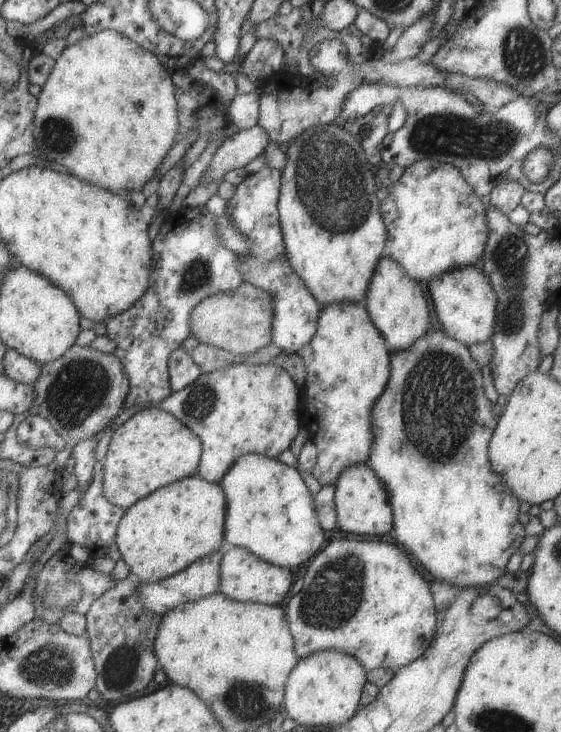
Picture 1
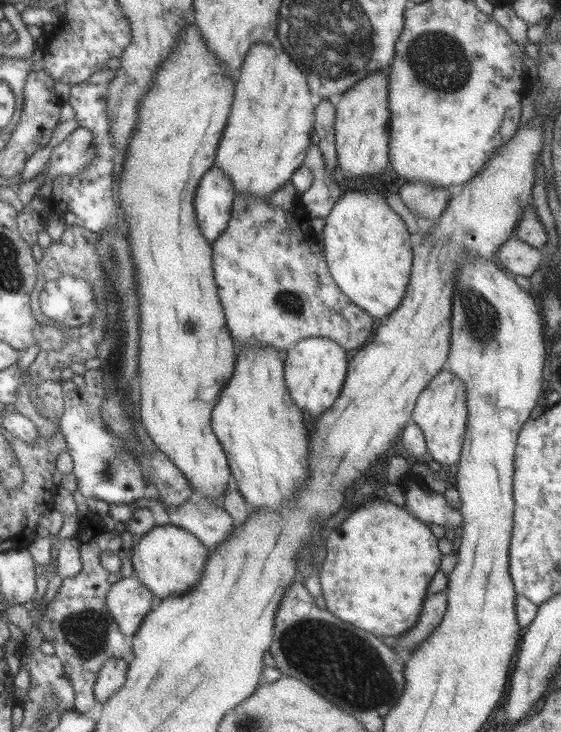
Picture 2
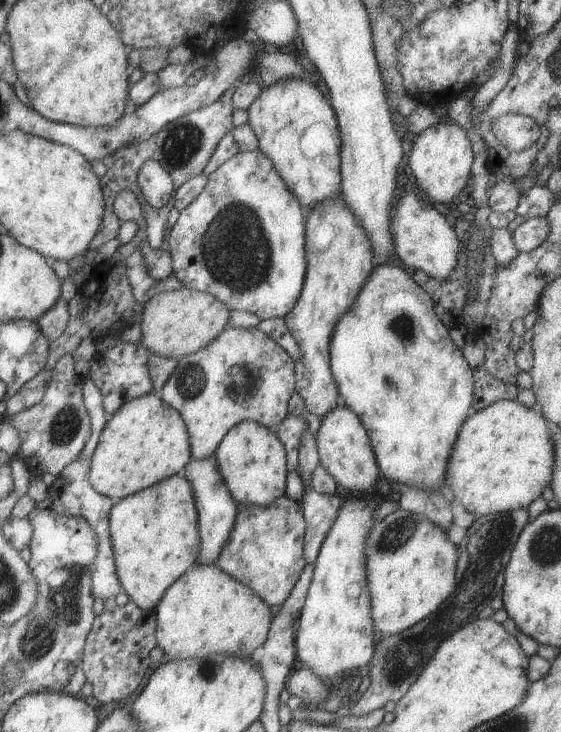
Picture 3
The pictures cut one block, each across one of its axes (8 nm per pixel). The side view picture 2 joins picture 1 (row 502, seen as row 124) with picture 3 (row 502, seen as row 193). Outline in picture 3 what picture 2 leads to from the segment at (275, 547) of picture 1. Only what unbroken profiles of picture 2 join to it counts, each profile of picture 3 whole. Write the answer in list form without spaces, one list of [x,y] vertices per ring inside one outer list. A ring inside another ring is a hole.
[[[243,420],[231,426],[214,450],[213,456],[223,484],[236,503],[267,506],[283,496],[288,471],[286,452],[275,433],[265,426],[253,420]]]

